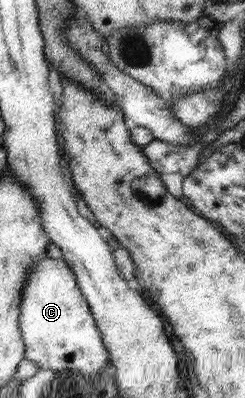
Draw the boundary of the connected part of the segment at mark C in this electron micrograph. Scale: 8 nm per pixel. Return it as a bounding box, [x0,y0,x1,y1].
[20,256,110,382]

